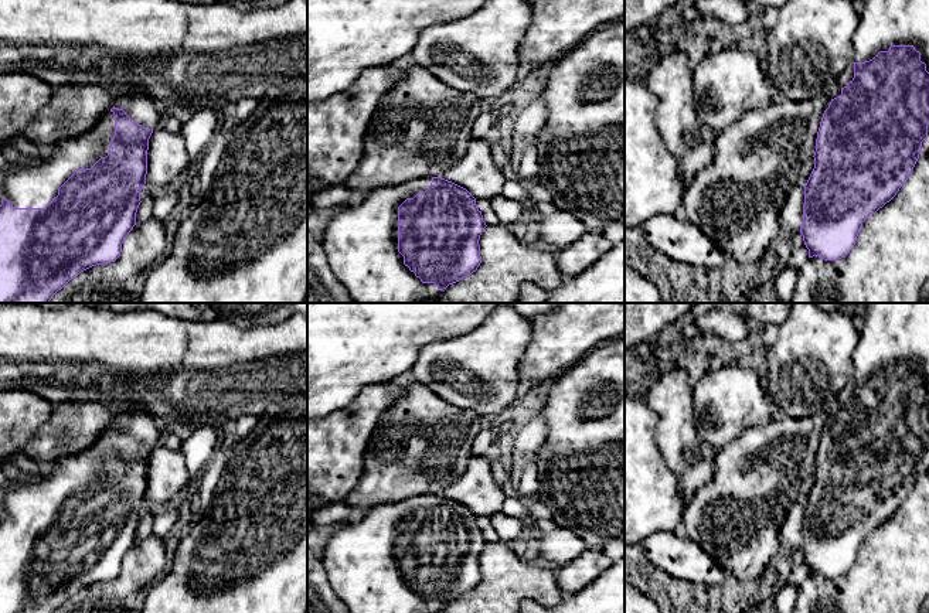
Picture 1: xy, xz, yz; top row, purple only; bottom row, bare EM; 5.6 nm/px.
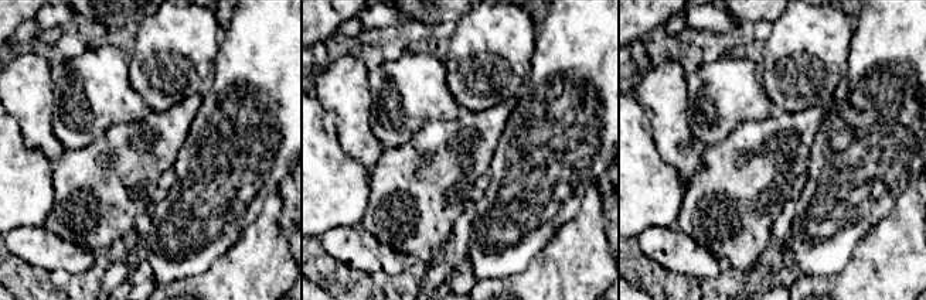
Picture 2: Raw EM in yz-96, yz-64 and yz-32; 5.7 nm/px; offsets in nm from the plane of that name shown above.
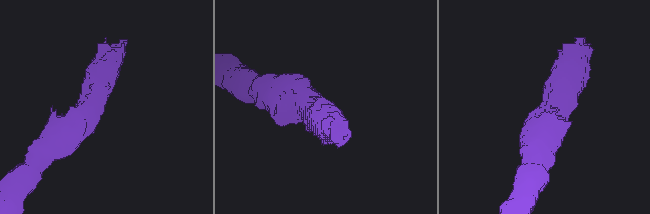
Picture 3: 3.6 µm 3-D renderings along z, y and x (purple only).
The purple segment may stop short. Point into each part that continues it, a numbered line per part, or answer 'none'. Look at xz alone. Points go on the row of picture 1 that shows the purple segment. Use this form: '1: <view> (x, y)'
1: xz (361, 242)

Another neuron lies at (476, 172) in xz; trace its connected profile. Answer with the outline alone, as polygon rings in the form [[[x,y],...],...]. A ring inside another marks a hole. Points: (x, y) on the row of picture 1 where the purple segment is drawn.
[[[472,139],[462,160],[443,173],[442,178],[466,188],[476,200],[490,201],[500,195],[506,176],[493,161],[490,142]]]

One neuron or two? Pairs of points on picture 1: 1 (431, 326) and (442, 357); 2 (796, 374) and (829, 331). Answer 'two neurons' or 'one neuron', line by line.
1: two neurons
2: one neuron

